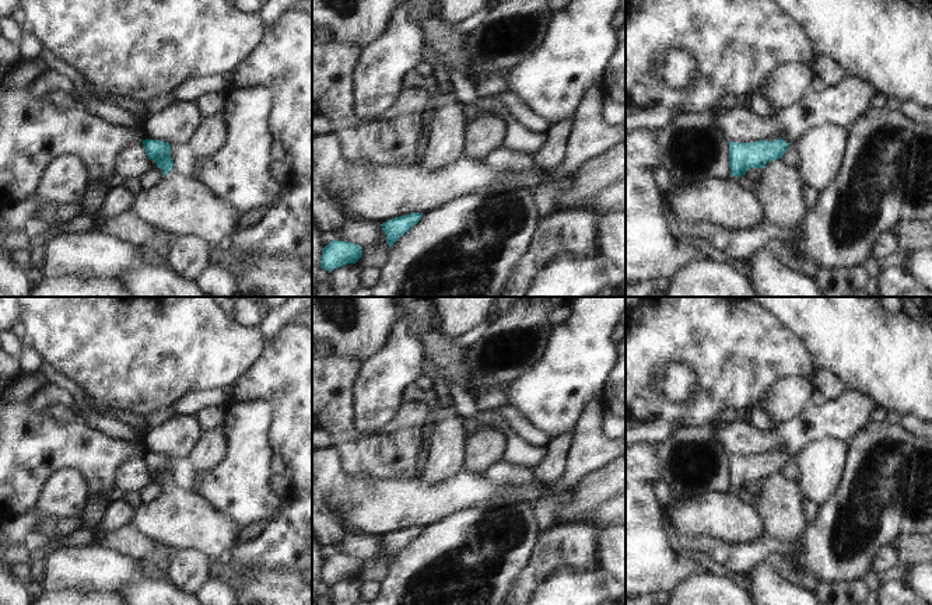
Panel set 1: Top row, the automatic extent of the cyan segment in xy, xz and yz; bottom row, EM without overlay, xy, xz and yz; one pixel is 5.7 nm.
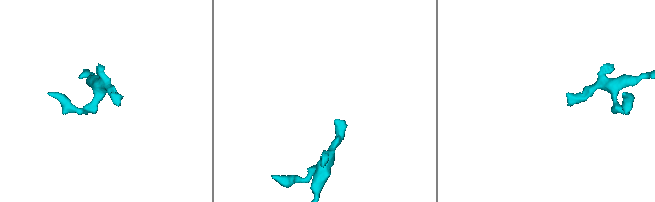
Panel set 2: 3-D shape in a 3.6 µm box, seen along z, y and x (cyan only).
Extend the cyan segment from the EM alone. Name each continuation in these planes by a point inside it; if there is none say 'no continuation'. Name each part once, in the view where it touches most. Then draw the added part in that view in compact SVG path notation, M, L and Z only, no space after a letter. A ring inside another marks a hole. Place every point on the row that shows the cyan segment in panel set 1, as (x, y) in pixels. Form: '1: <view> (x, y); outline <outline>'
1: xy (178, 205); outline M174 168L157 185L133 193L127 214L168 235L195 235L217 245L239 218L206 186Z

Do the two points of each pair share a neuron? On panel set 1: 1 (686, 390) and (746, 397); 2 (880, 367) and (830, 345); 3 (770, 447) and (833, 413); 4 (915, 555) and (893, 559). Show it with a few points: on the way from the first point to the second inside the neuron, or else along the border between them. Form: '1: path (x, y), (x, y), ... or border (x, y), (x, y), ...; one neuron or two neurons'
1: path (701, 390), (731, 390); one neuron
2: path (868, 355), (858, 345), (843, 345); one neuron
3: path (785, 437), (792, 437), (817, 422); one neuron
4: border (890, 544), (903, 563); two neurons

